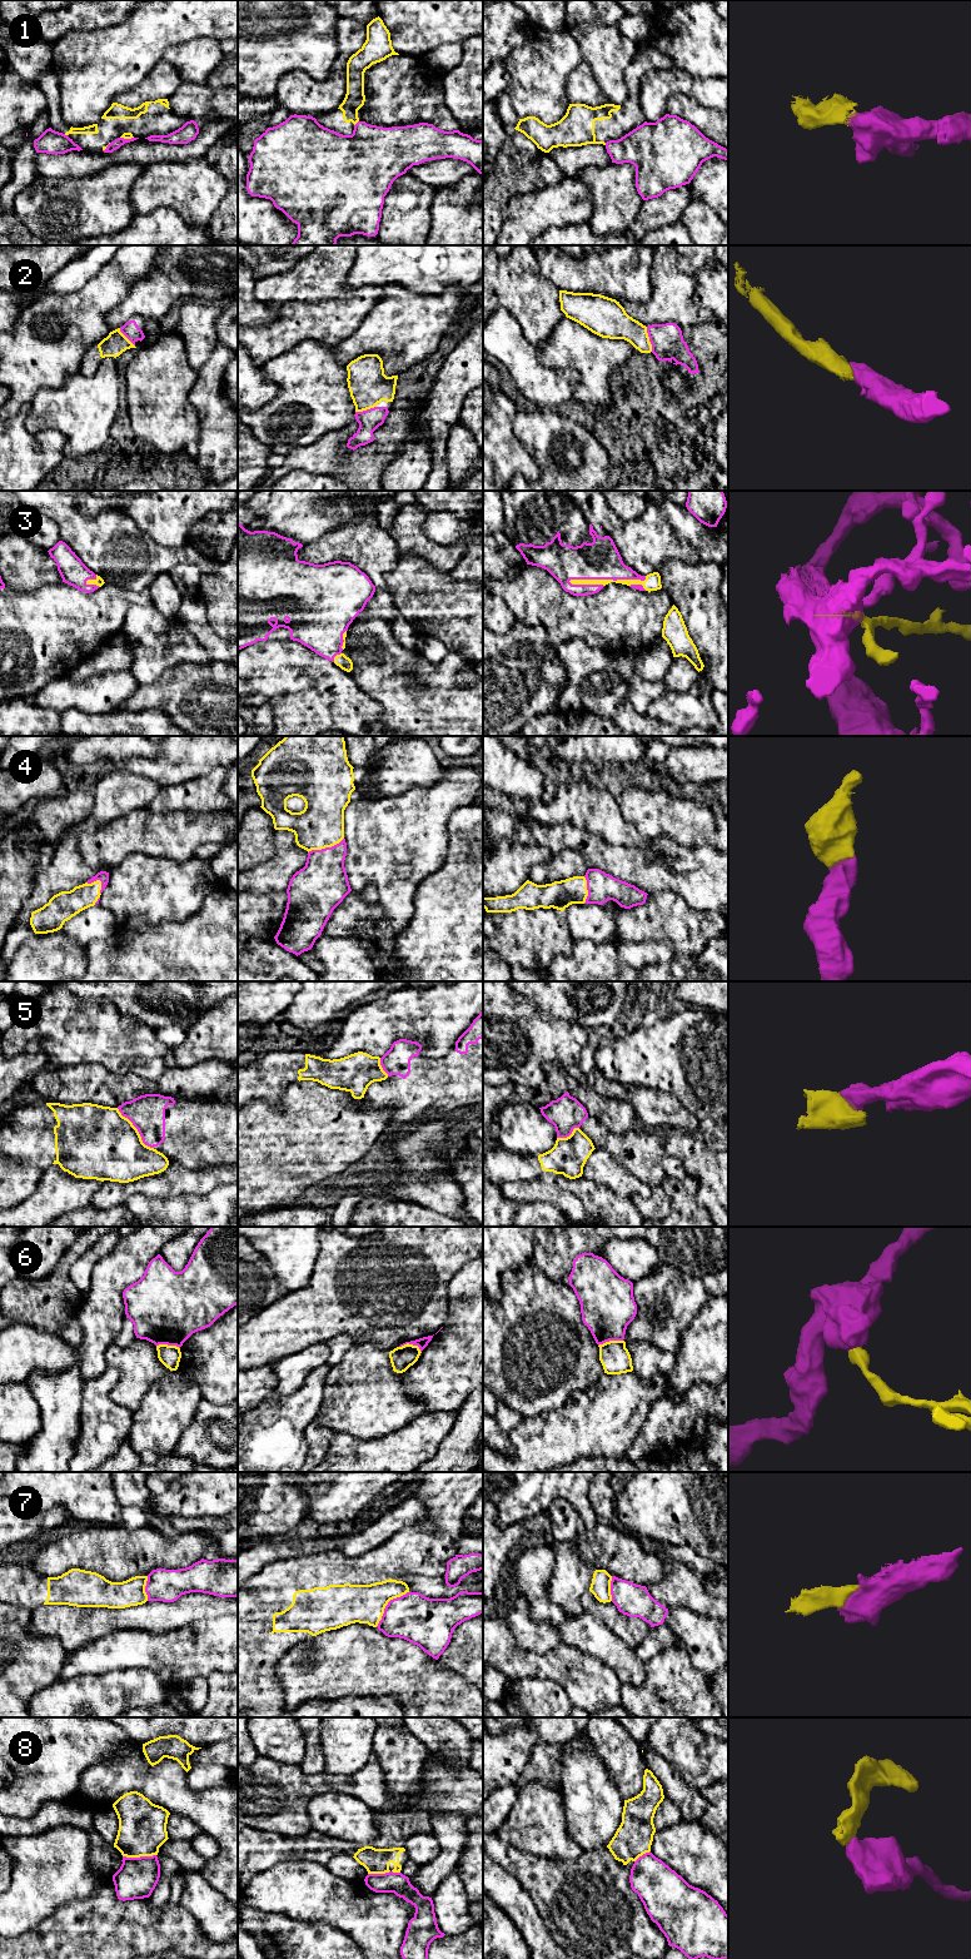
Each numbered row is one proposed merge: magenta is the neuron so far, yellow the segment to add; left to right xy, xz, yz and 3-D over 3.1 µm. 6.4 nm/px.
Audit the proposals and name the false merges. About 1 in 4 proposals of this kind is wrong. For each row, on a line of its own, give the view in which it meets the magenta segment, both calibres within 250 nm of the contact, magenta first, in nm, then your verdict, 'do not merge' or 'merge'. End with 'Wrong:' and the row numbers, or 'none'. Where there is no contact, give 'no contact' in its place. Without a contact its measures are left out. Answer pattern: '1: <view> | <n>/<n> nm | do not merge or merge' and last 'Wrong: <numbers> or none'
1: xz | 400/130 nm | do not merge
2: yz | 220/200 nm | merge
3: yz | 260/50 nm | merge
4: xz | 320/300 nm | merge
5: xy | 240/460 nm | do not merge
6: xz | 70/150 nm | do not merge
7: xz | 300/260 nm | do not merge
8: xy | 260/300 nm | do not merge
Wrong: 1, 5, 6, 7, 8

